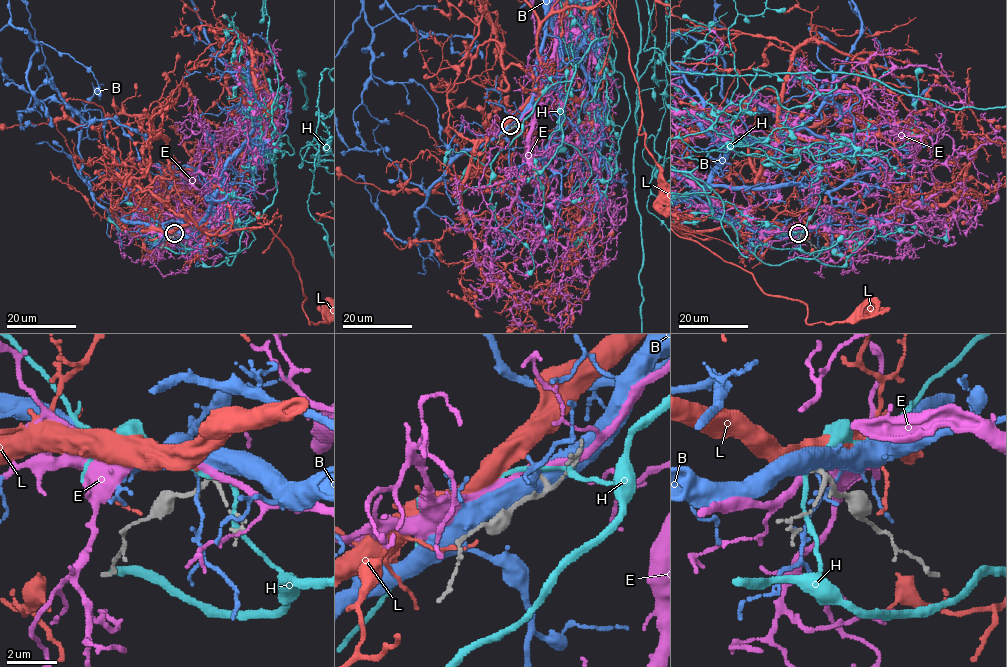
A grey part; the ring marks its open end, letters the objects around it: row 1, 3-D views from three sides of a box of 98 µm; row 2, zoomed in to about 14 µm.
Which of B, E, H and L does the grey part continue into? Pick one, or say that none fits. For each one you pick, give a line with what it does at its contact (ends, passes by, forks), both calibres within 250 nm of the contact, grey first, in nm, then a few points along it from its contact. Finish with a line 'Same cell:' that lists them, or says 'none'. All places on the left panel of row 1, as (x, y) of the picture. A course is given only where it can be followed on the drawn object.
L: it ends there; 120 nm thick on the grey side, 220 nm on the other; it runs (173, 233), (204, 219), (201, 230), (212, 234), (266, 224), (291, 255), (309, 323), (321, 322), (329, 306)
Same cell: L

